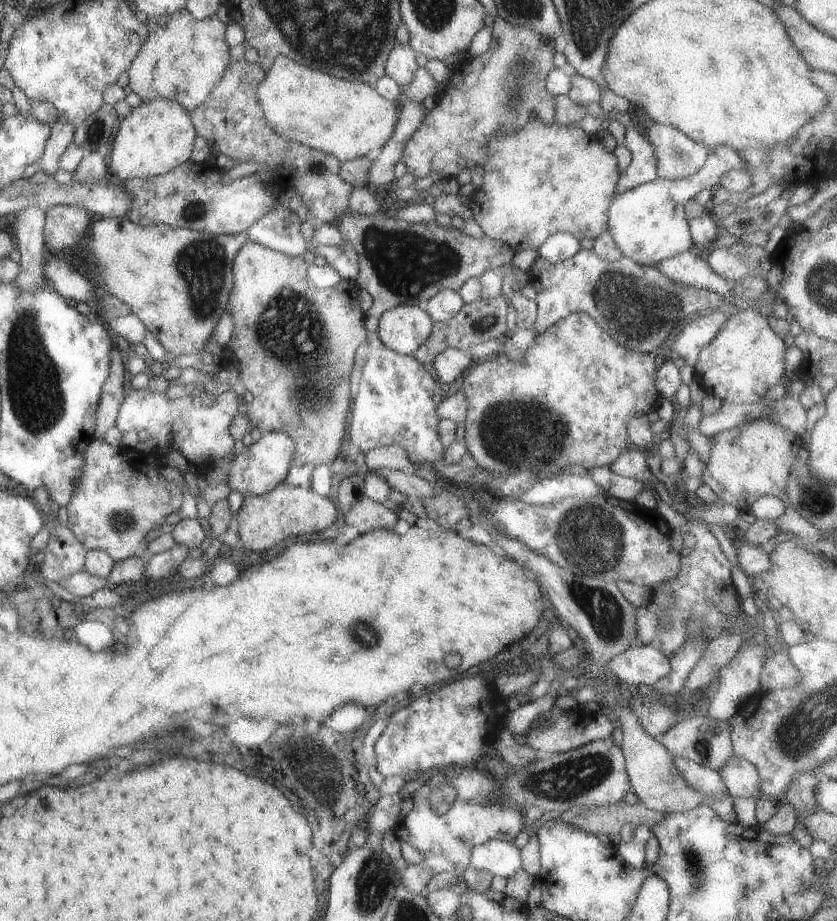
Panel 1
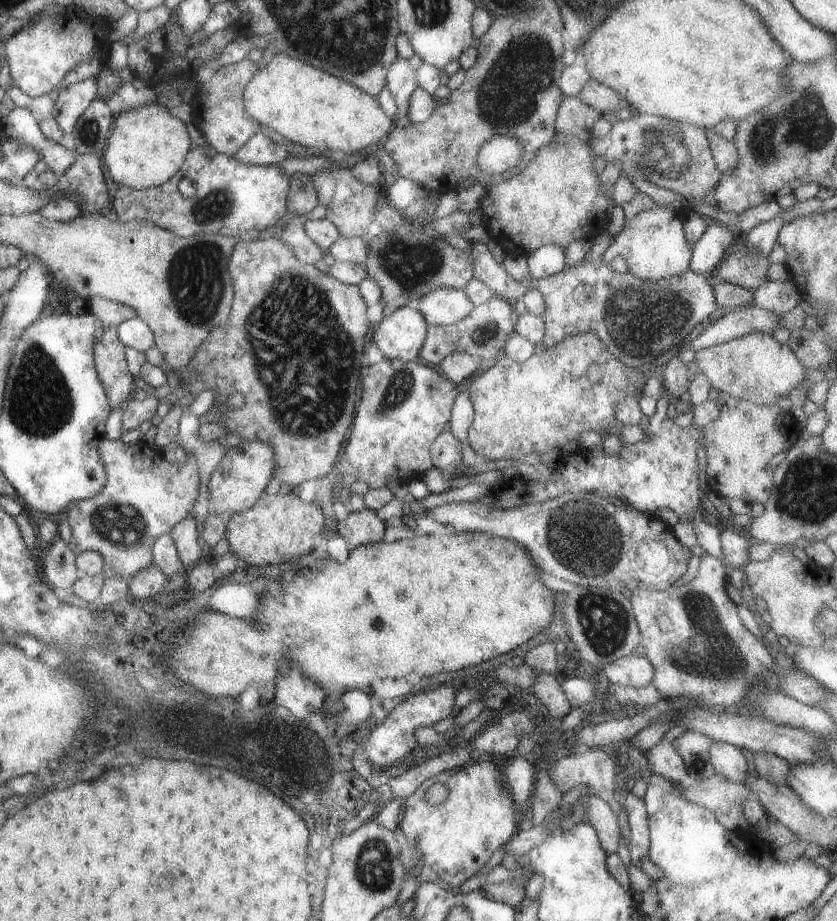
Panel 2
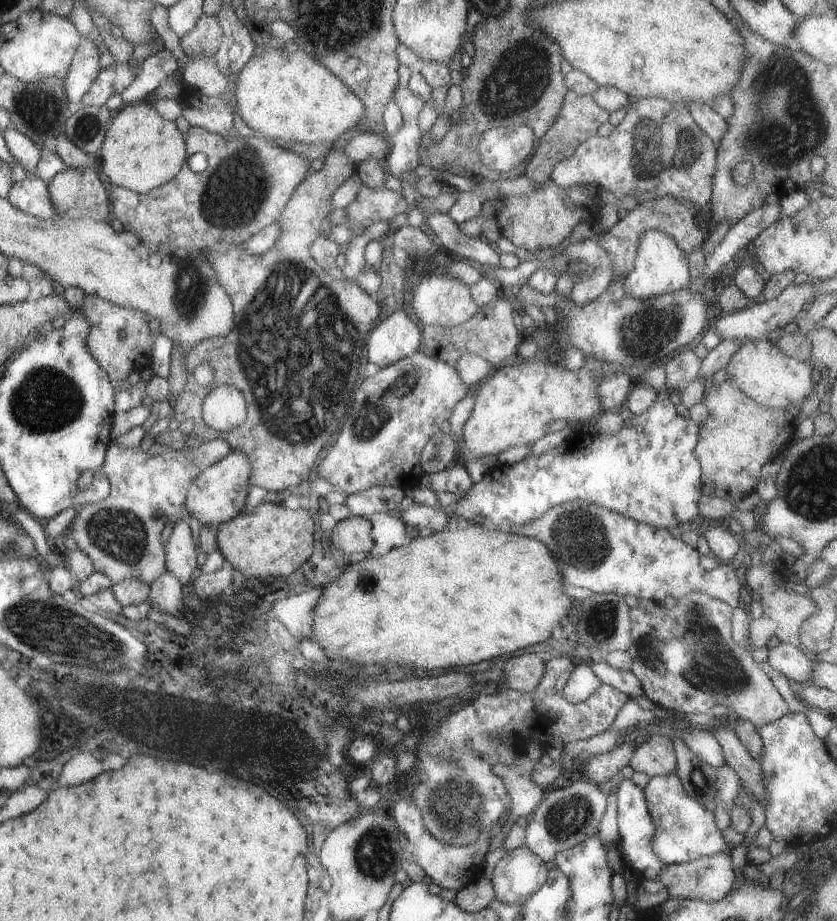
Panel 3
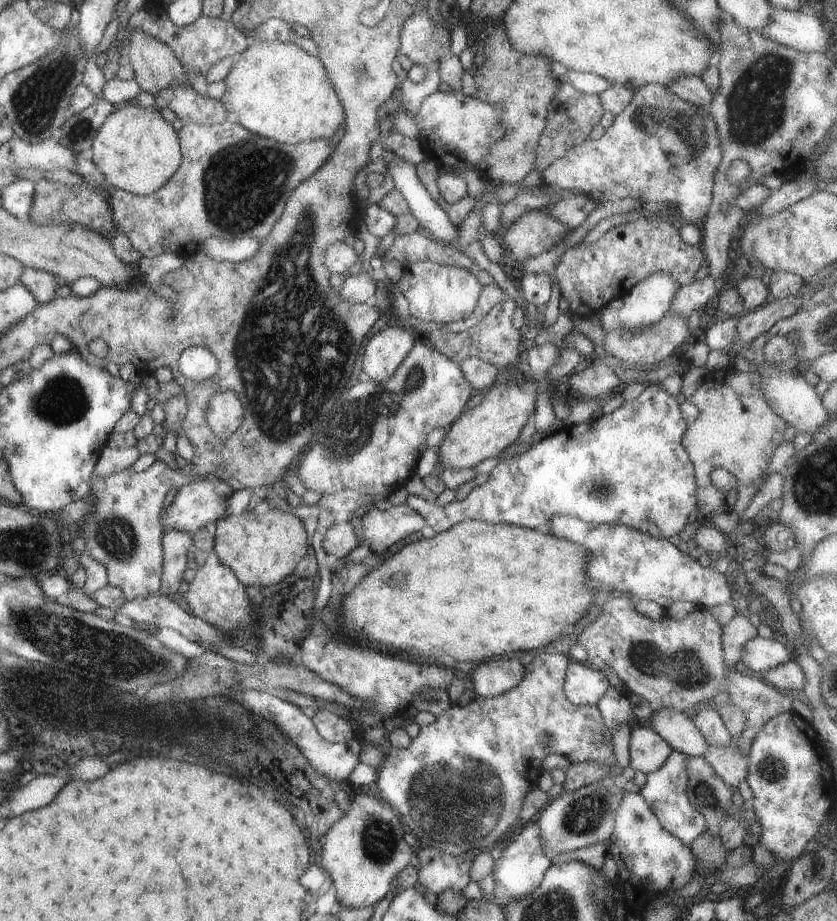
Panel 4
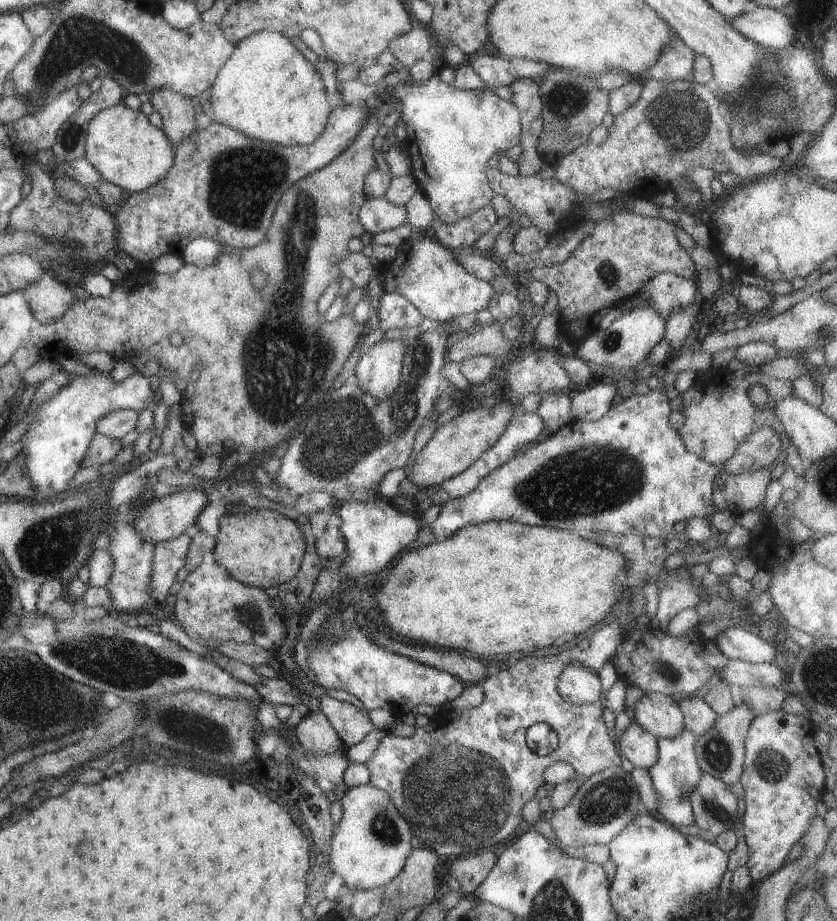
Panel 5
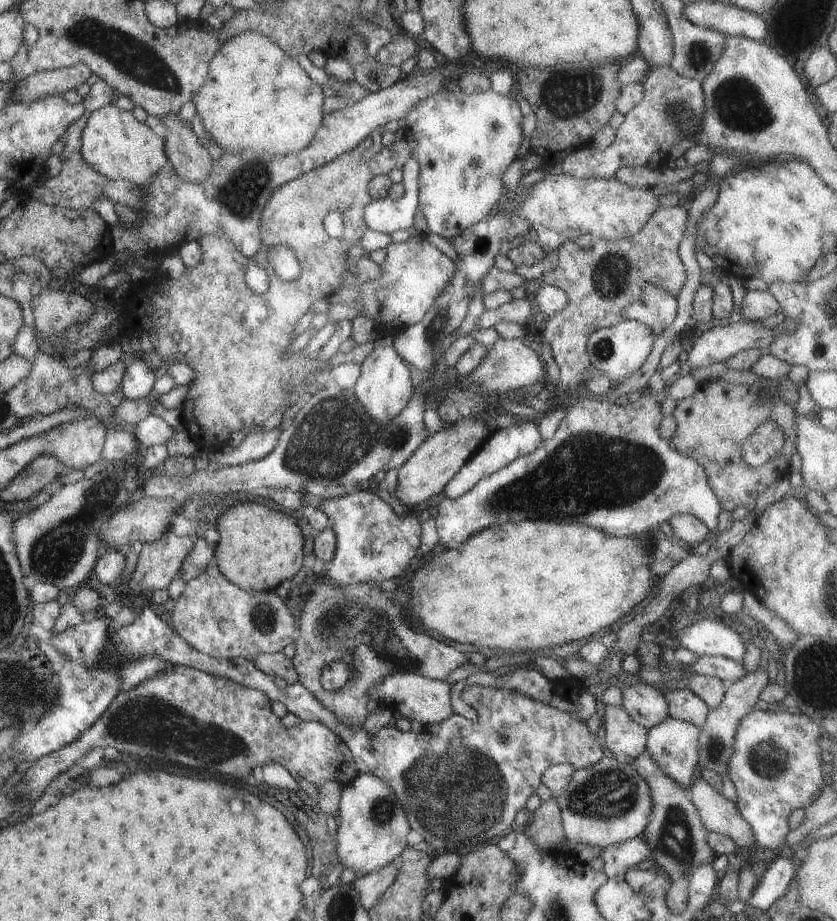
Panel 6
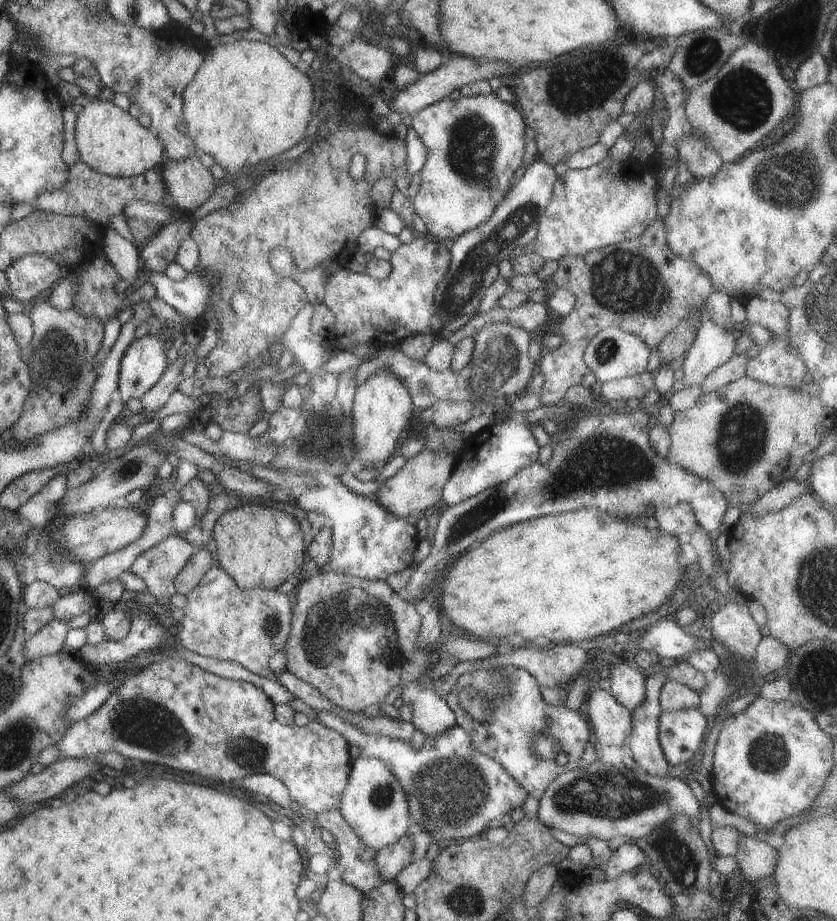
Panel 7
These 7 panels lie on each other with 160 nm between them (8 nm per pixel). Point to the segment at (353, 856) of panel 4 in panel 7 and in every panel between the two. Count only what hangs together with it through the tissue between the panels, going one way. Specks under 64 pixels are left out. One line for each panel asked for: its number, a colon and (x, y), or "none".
5: (370, 844)
6: (371, 826)
7: (374, 806)

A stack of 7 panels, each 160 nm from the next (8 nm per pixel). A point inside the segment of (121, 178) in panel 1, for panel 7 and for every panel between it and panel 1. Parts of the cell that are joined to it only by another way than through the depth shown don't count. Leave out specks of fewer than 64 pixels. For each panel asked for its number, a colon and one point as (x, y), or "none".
2: (146, 145)
3: (140, 150)
4: (135, 150)
5: (125, 149)
6: (113, 143)
7: (108, 140)

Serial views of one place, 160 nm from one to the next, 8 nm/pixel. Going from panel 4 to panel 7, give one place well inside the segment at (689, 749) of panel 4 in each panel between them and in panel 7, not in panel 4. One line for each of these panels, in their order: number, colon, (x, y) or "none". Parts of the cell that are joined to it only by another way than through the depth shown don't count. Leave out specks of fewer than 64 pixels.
5: (658, 714)
6: (644, 704)
7: (625, 680)

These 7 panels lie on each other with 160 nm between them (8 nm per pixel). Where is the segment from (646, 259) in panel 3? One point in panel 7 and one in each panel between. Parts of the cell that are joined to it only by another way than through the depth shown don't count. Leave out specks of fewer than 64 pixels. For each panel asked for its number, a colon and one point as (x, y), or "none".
4: (645, 303)
5: (622, 346)
6: (616, 351)
7: (611, 354)

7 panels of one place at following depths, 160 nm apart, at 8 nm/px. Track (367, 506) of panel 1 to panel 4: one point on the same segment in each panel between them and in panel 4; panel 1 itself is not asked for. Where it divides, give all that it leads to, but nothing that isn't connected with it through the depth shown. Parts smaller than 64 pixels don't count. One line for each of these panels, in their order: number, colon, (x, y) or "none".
2: (362, 526)
3: (352, 536)
4: (339, 539)

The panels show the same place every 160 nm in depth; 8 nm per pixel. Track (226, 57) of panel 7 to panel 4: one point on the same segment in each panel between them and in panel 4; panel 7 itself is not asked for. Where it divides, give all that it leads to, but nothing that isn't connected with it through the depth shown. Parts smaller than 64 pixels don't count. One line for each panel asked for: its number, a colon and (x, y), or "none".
4: (278, 91)
5: (267, 90)
6: (255, 97)

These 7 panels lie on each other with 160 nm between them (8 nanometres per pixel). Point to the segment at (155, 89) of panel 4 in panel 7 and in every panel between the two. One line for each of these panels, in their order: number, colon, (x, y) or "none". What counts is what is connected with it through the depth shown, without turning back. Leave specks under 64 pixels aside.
5: (176, 112)
6: (184, 154)
7: (189, 184)

